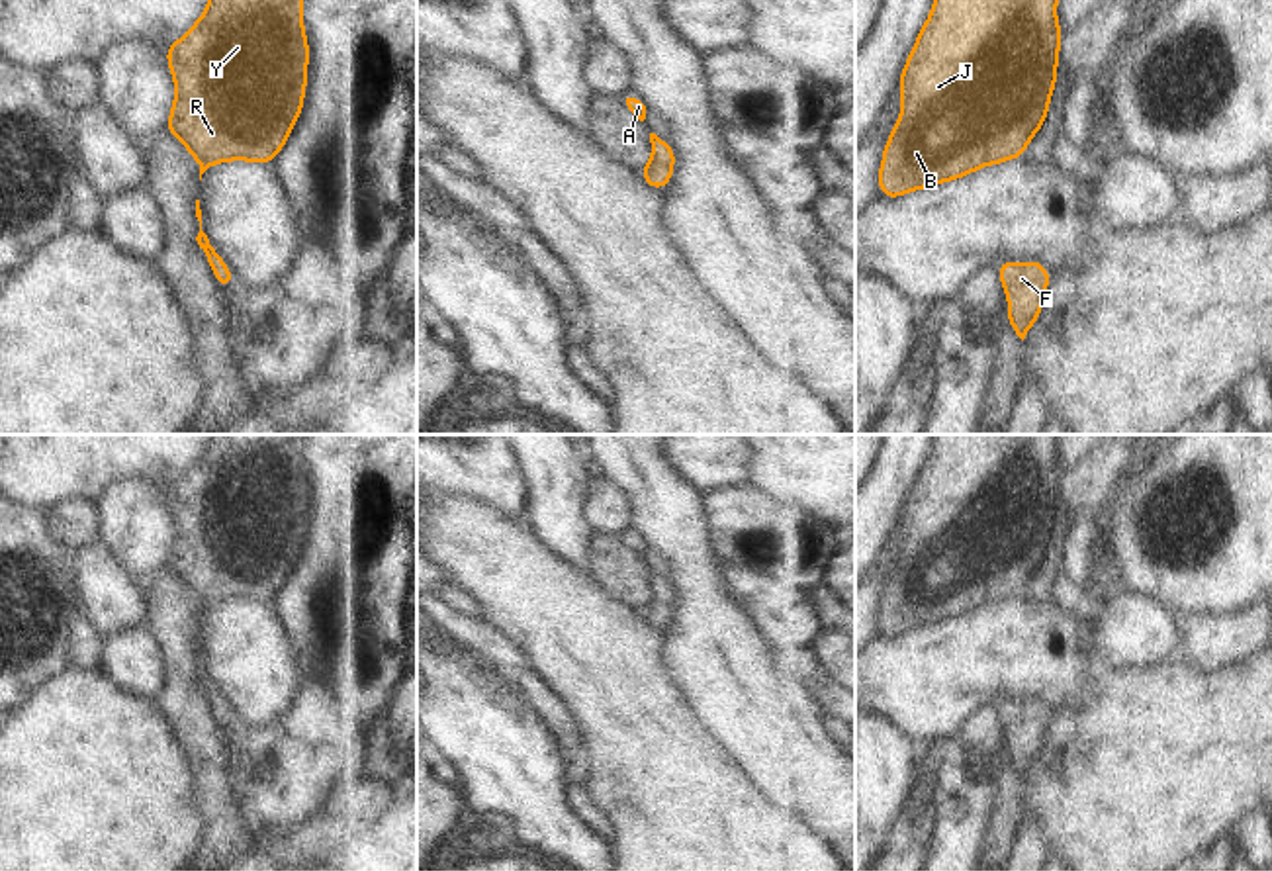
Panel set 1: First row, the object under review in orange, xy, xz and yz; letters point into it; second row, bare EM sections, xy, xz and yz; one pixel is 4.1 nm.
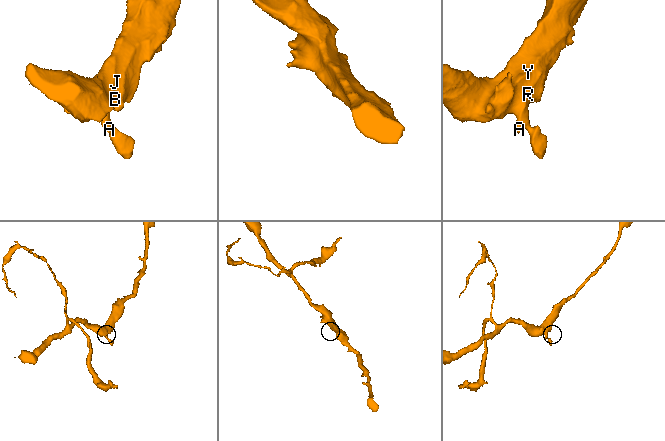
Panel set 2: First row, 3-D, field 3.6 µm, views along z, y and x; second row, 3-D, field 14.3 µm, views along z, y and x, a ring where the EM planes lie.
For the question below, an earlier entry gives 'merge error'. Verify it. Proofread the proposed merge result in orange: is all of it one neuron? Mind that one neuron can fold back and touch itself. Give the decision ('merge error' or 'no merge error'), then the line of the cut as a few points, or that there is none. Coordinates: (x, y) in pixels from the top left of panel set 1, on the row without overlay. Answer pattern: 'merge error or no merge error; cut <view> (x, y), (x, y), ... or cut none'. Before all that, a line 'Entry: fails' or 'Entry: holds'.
Entry: fails
no merge error; cut none

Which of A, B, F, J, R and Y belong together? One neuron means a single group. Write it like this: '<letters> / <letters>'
A B F J R Y

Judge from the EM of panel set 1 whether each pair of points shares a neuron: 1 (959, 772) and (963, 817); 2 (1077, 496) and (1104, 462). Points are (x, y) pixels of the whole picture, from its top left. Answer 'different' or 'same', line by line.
1: same
2: same

